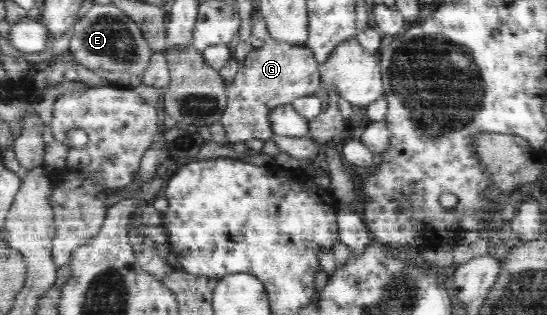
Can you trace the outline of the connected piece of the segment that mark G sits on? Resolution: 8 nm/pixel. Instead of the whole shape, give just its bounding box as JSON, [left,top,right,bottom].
[219,37,321,148]

